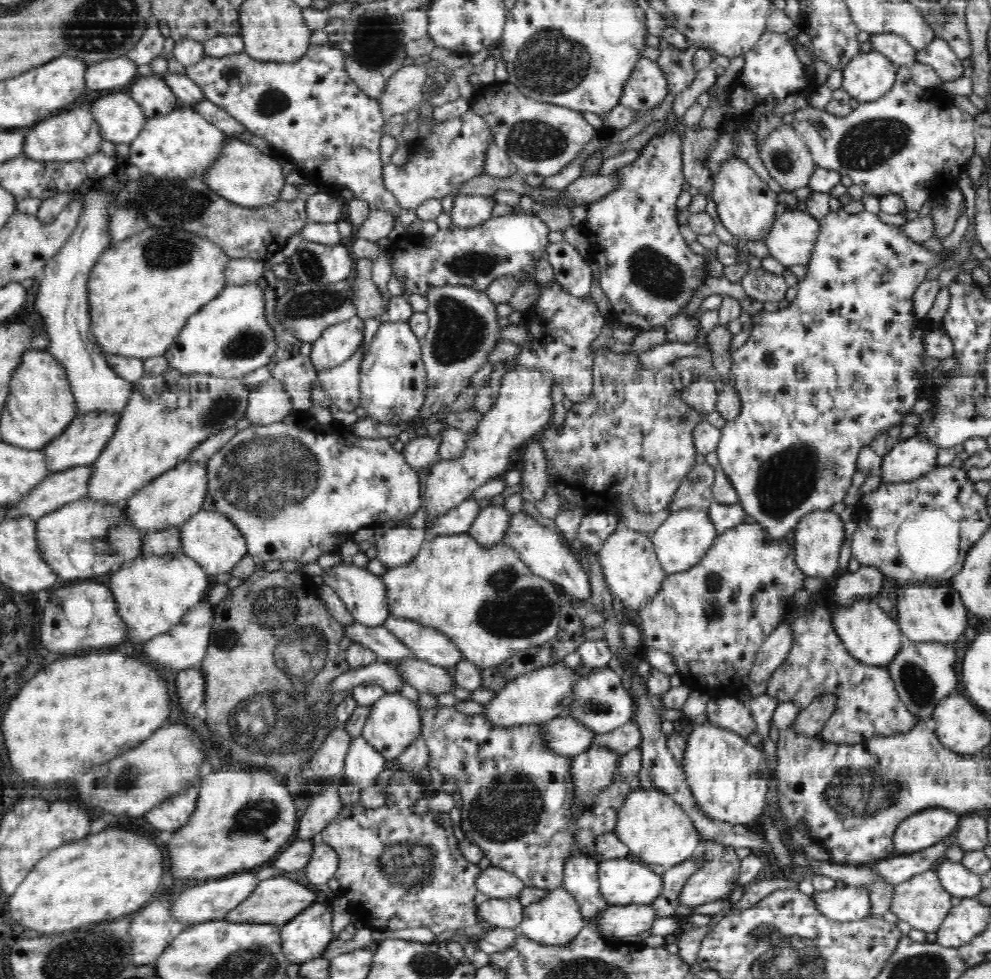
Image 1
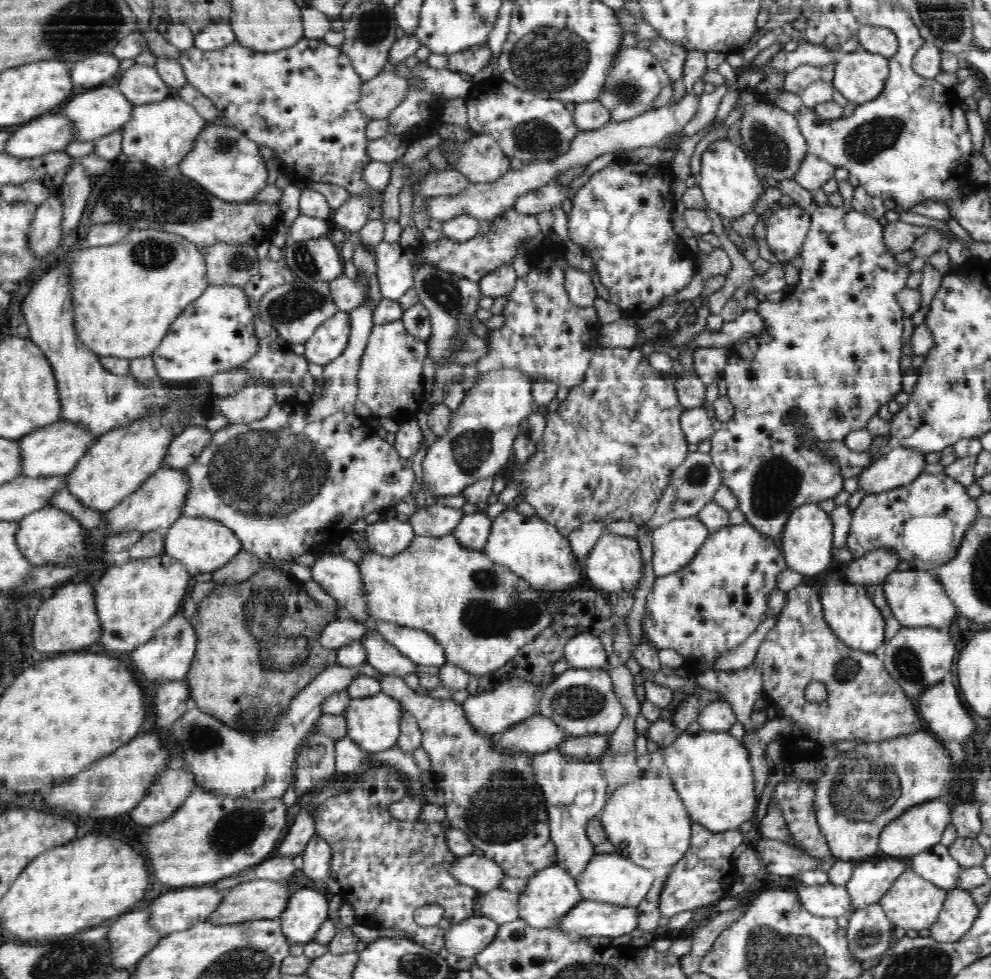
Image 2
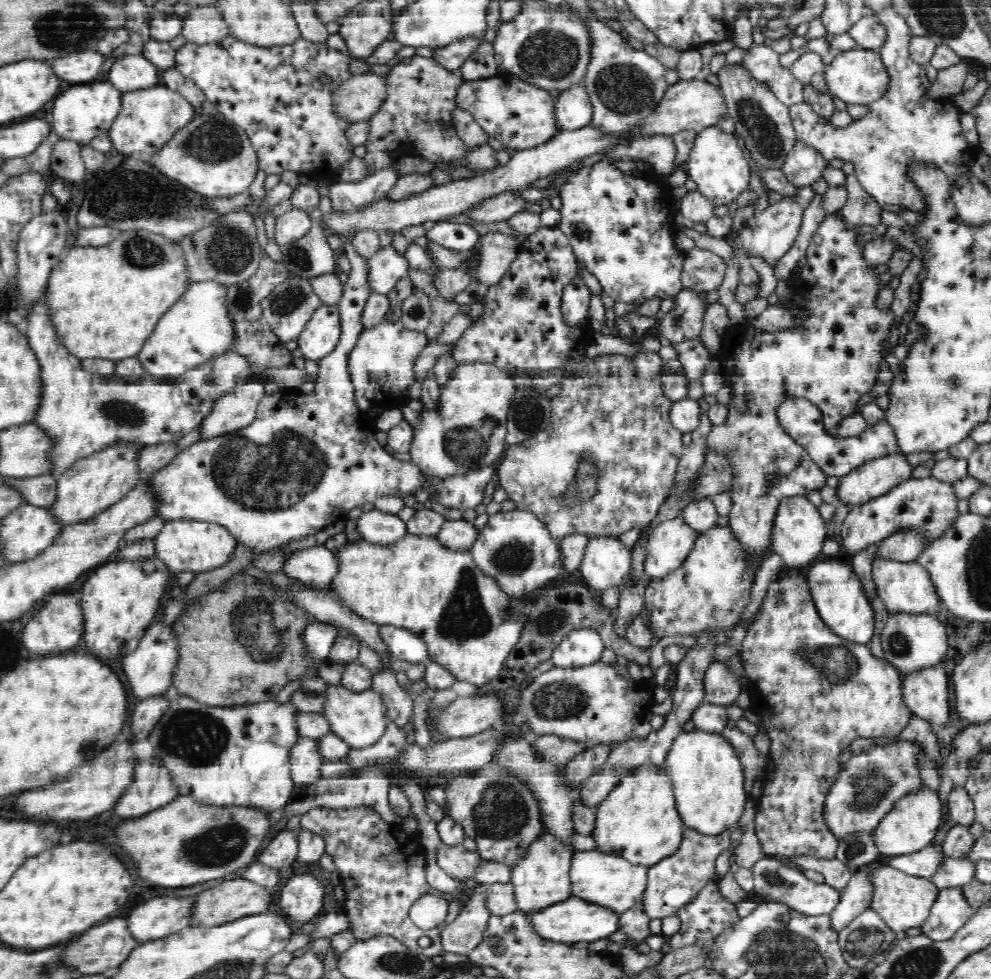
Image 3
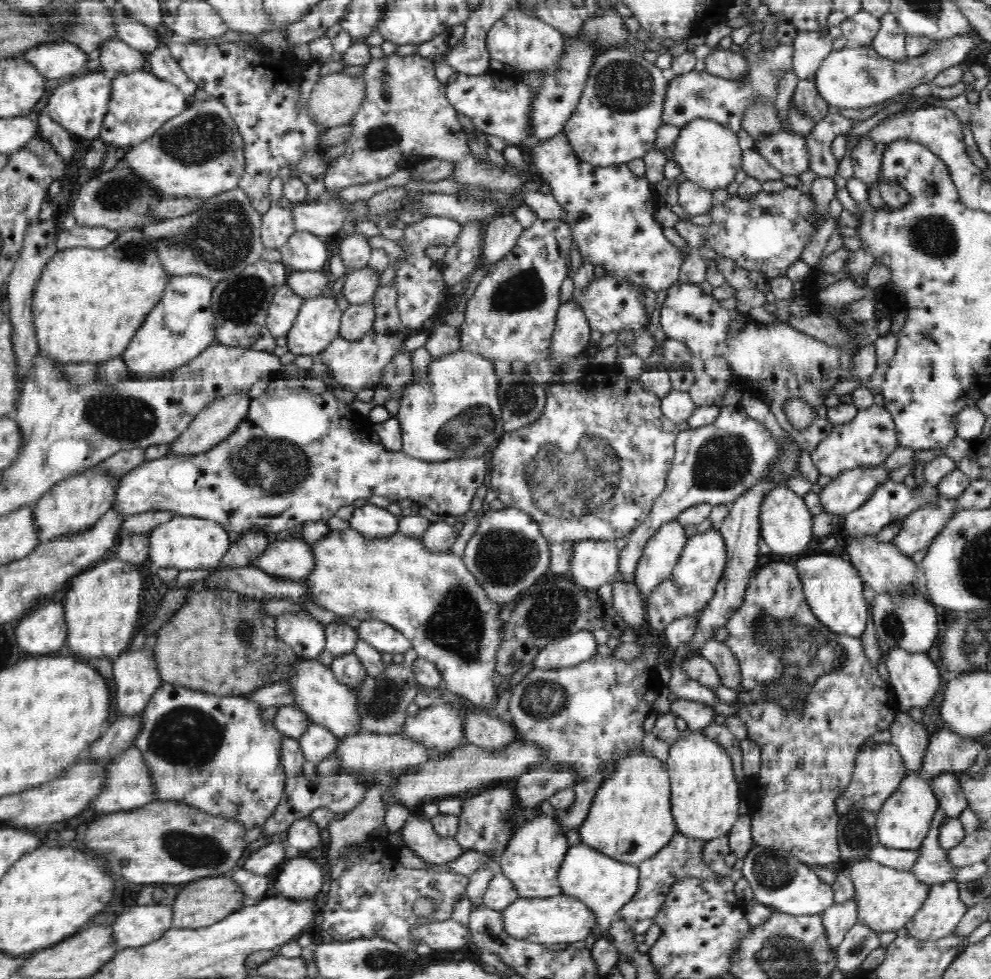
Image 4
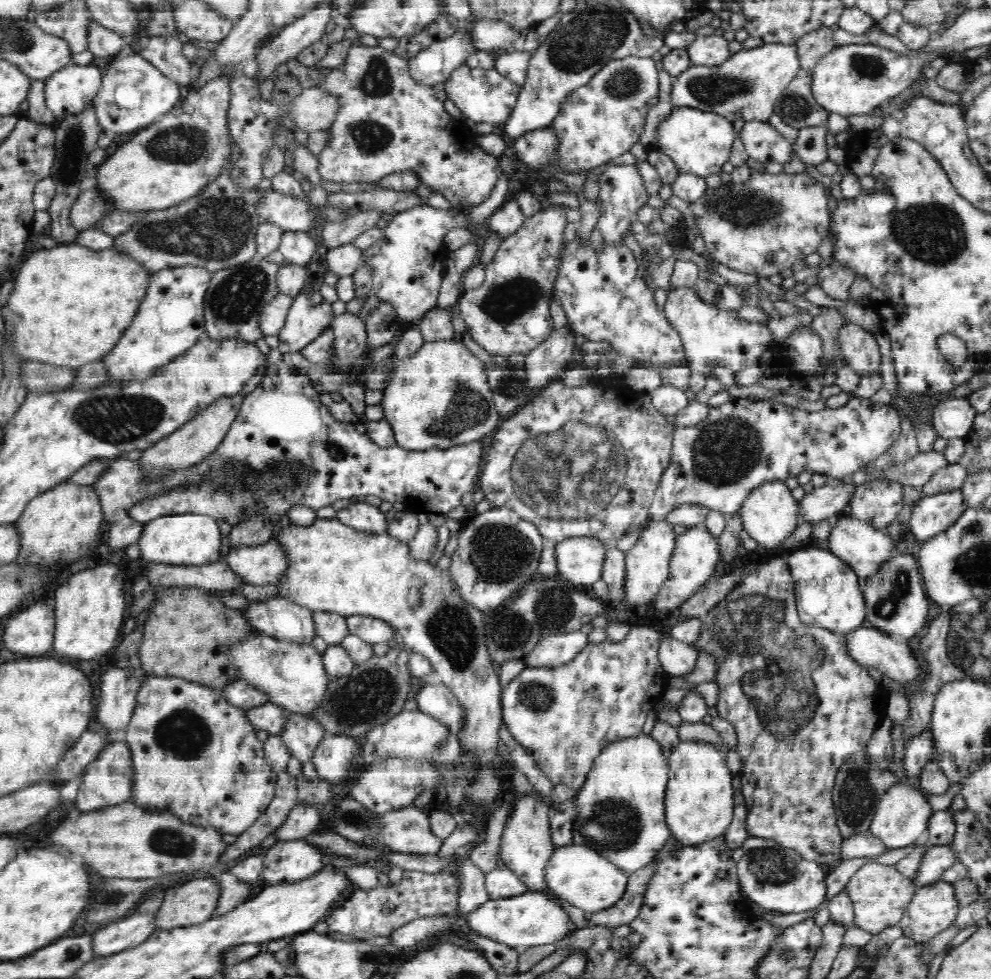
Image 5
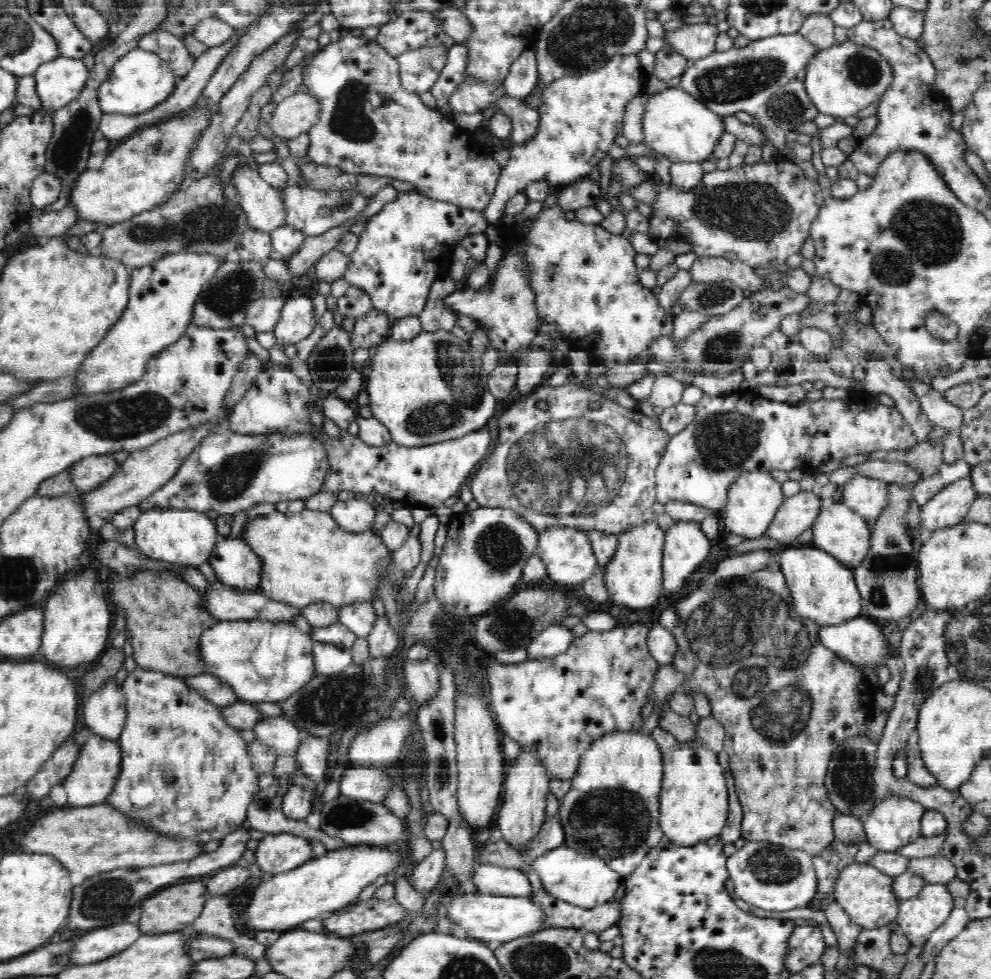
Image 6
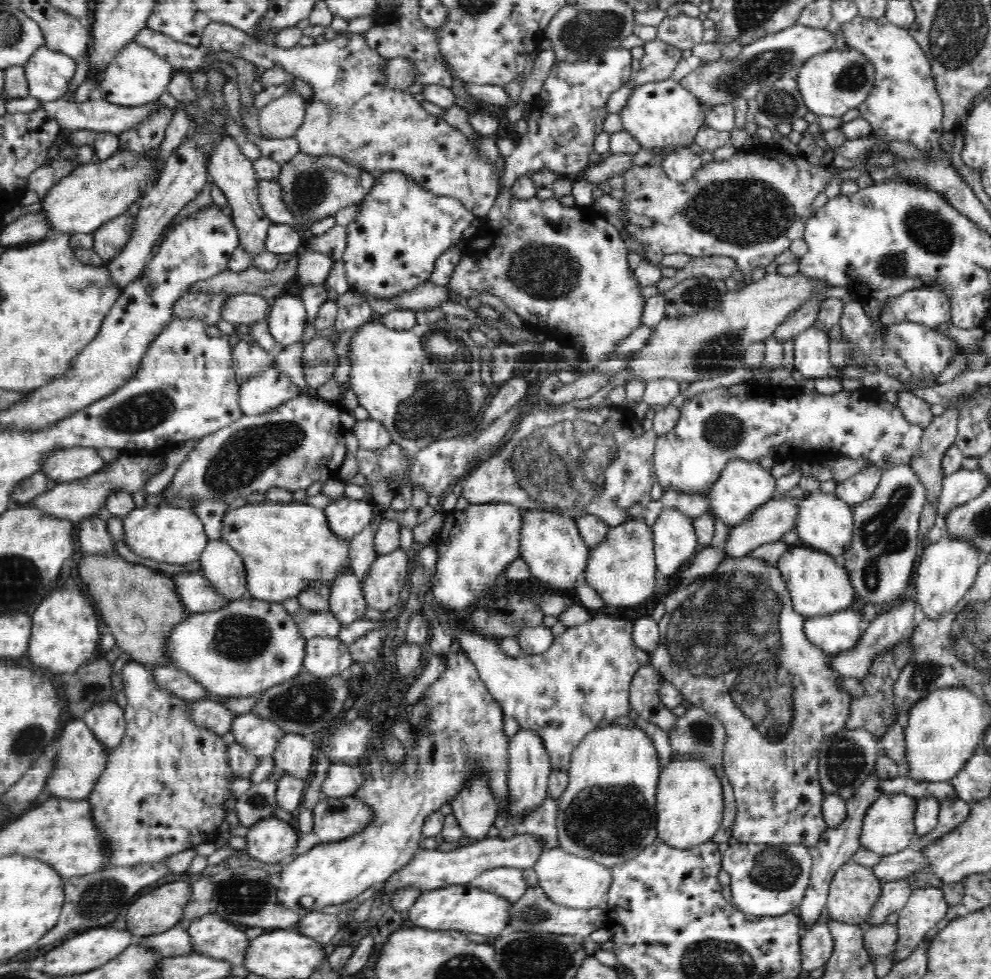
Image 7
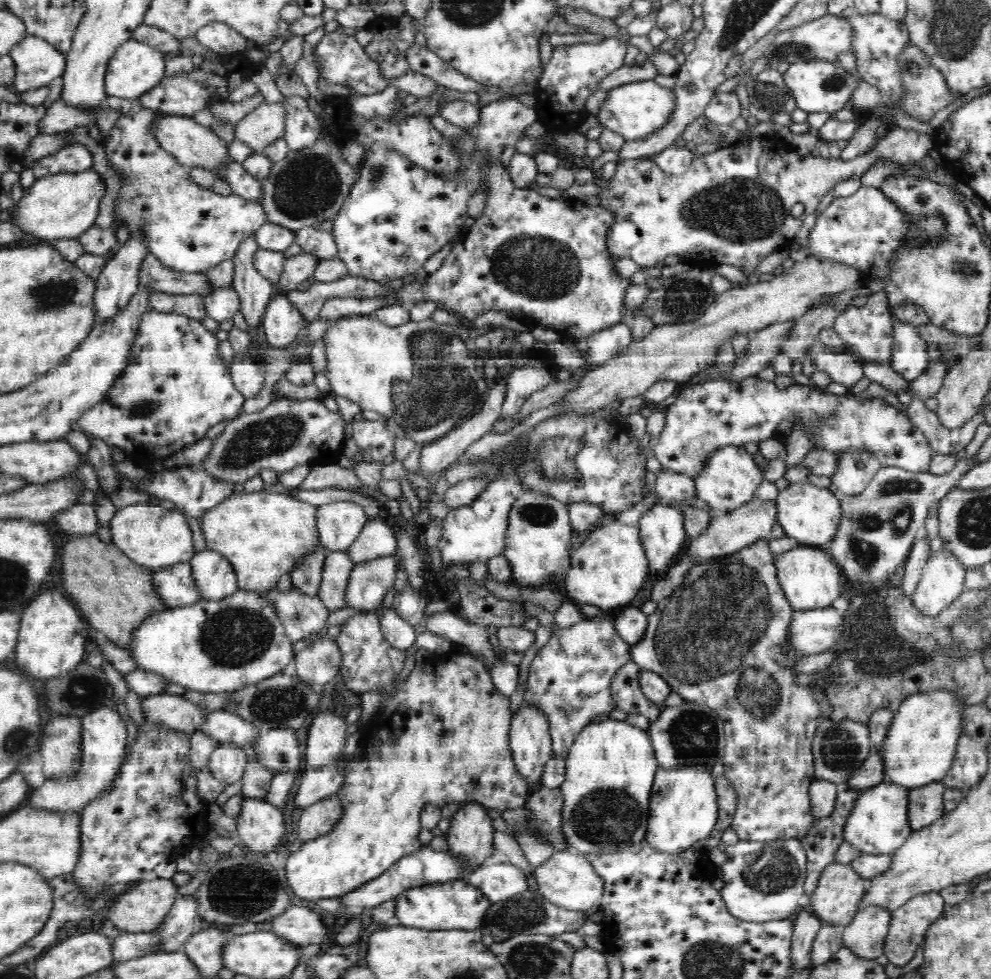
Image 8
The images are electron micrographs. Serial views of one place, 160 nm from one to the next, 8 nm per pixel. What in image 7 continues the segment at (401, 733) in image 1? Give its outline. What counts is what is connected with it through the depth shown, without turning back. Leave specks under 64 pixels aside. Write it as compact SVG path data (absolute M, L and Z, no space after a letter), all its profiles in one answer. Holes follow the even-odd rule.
M254 597L233 599L222 608L189 614L188 620L174 626L167 638L168 665L184 670L206 691L220 697L255 697L278 684L296 678L303 671L306 641L291 615L278 602L259 601Z

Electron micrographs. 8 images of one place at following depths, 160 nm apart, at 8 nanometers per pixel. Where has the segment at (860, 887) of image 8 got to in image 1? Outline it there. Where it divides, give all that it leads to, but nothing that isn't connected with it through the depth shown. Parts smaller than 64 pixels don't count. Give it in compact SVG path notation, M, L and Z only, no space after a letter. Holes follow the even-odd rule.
M935 869L927 870L922 874L913 875L910 880L901 882L893 888L890 912L900 920L908 922L912 929L924 931L924 933L937 933L942 921L953 908L954 897L941 885L939 875Z

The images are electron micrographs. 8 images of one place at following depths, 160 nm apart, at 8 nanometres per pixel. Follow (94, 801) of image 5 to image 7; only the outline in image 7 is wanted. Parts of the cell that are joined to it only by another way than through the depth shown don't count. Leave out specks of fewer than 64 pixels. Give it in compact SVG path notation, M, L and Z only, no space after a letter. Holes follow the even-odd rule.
M74 719L66 724L62 730L62 737L56 739L60 748L55 756L54 770L46 781L48 791L53 797L70 801L86 801L90 792L94 790L96 782L101 778L102 771L106 768L110 750L100 742L83 720Z

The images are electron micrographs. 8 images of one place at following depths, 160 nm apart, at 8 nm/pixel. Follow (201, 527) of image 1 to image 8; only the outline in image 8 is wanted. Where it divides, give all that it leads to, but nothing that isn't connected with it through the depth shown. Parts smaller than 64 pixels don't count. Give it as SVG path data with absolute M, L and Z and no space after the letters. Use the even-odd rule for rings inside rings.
M140 502L116 509L110 520L111 542L140 566L154 570L181 562L189 562L196 552L192 547L192 531L180 510Z

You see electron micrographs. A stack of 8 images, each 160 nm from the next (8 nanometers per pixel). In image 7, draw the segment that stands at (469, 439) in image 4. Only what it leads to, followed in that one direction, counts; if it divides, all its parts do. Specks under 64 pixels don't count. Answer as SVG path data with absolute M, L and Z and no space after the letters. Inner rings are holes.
M448 321L424 325L416 324L416 326L413 326L410 330L401 331L390 329L383 324L366 322L357 328L357 331L349 340L349 347L347 348L346 355L350 358L351 366L346 388L353 390L357 394L359 405L366 408L369 412L369 416L372 416L372 419L383 423L390 432L392 440L404 447L406 452L409 452L410 456L414 456L416 452L422 450L422 448L428 446L432 442L436 442L441 438L456 438L462 436L462 434L468 434L477 426L484 408L488 406L488 404L486 404L486 398L491 396L489 386L493 383L491 369L486 363L480 360L480 349L481 347L478 347L470 338L469 331L464 331L458 327L458 325L450 325Z

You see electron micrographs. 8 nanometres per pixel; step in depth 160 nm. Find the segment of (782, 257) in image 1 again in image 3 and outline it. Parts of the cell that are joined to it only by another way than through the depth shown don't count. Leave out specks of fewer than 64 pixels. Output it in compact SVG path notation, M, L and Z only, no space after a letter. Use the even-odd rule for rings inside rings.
M784 197L778 204L770 204L762 212L754 214L747 223L740 228L740 233L736 236L736 247L742 249L749 257L758 256L768 262L774 269L778 260L785 256L794 245L801 230L802 220L804 220L804 206L796 202L795 198Z

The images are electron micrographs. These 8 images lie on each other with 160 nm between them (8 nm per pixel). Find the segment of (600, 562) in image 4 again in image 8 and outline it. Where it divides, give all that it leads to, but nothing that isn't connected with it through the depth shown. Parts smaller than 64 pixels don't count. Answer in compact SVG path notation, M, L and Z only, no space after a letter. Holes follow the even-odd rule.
M524 490L510 510L503 554L511 566L511 581L516 580L520 586L540 586L544 582L556 580L564 582L566 572L572 568L573 532L569 510L564 503L544 493Z

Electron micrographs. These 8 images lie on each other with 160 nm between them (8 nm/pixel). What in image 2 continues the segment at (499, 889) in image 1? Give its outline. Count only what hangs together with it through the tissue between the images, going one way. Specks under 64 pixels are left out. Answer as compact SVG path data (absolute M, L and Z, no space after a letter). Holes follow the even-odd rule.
M478 852L456 857L450 871L458 882L475 888L478 893L501 888L502 879L506 875L496 861L491 861Z

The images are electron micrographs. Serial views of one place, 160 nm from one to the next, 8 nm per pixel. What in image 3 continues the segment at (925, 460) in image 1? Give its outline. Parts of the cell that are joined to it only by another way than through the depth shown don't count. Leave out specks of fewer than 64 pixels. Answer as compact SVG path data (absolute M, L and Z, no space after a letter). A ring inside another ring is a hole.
M900 452L865 462L839 478L836 487L838 502L860 505L882 496L901 482L910 480L913 469Z

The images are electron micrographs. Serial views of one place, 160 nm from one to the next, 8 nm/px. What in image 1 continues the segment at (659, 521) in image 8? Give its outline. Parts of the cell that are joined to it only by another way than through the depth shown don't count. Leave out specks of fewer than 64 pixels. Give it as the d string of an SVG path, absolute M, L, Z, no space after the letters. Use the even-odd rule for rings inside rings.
M742 523L730 530L719 534L714 544L709 548L709 552L701 558L701 561L693 566L692 569L682 571L681 573L669 574L662 582L660 592L656 593L648 602L648 604L638 609L640 616L640 630L644 638L644 646L648 649L662 650L672 656L677 665L677 674L682 679L682 684L692 692L707 694L709 699L720 697L738 696L738 686L742 682L742 676L748 676L748 672L753 674L754 662L757 660L757 654L762 648L762 642L765 638L781 624L780 619L786 610L794 612L792 608L793 594L803 588L802 582L806 578L804 572L797 567L796 558L794 558L794 550L790 544L786 542L778 542L778 540L770 540L767 530L758 523Z

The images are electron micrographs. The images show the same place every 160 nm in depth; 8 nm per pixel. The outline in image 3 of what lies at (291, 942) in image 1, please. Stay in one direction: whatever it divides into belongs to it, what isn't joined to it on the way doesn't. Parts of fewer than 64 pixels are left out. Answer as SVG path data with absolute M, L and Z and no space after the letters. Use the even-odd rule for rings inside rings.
M310 873L289 875L278 899L282 912L294 922L310 922L327 905L320 880Z

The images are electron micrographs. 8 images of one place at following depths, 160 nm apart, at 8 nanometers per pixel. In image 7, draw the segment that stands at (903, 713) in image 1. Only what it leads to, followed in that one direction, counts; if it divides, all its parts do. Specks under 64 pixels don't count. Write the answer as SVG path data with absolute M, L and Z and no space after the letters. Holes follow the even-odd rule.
M744 555L737 559L724 557L713 573L699 577L692 583L693 586L700 586L700 588L688 595L688 598L672 614L666 614L659 621L660 640L656 650L652 651L652 654L648 653L652 660L650 665L658 670L660 677L670 681L677 690L680 690L684 700L691 702L694 707L712 713L725 727L727 741L723 752L723 768L725 777L732 786L737 805L737 815L731 826L734 838L740 843L795 844L812 848L821 840L828 828L822 814L822 805L826 794L819 778L820 746L826 738L847 728L849 718L853 714L852 694L839 688L838 681L842 679L842 675L838 675L837 670L833 668L833 660L830 660L830 655L822 651L822 648L812 645L805 635L805 616L793 609L791 594L777 565L769 565L766 561L752 557L752 555Z

